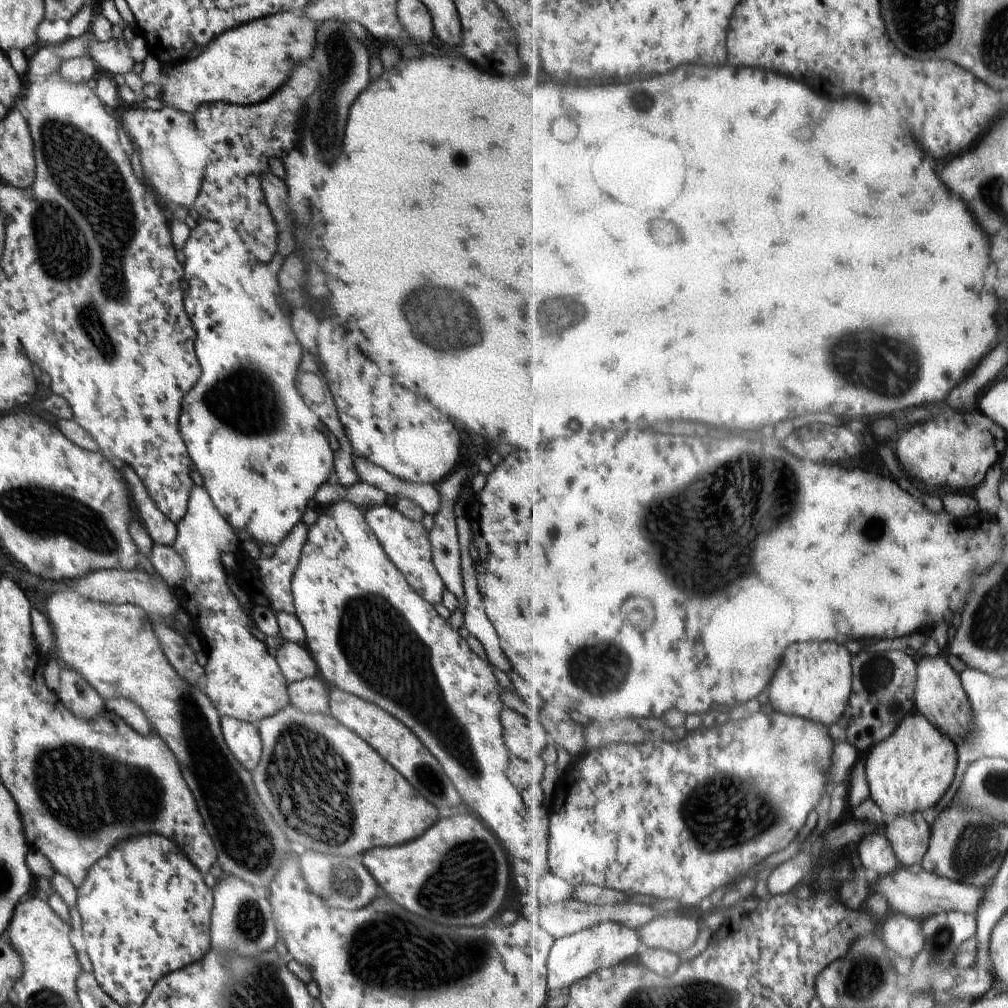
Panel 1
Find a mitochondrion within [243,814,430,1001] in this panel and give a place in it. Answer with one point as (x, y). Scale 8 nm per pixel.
(360, 951)

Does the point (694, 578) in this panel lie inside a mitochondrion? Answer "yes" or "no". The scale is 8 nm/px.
yes

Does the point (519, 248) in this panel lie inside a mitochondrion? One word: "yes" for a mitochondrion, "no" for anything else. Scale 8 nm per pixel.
no

